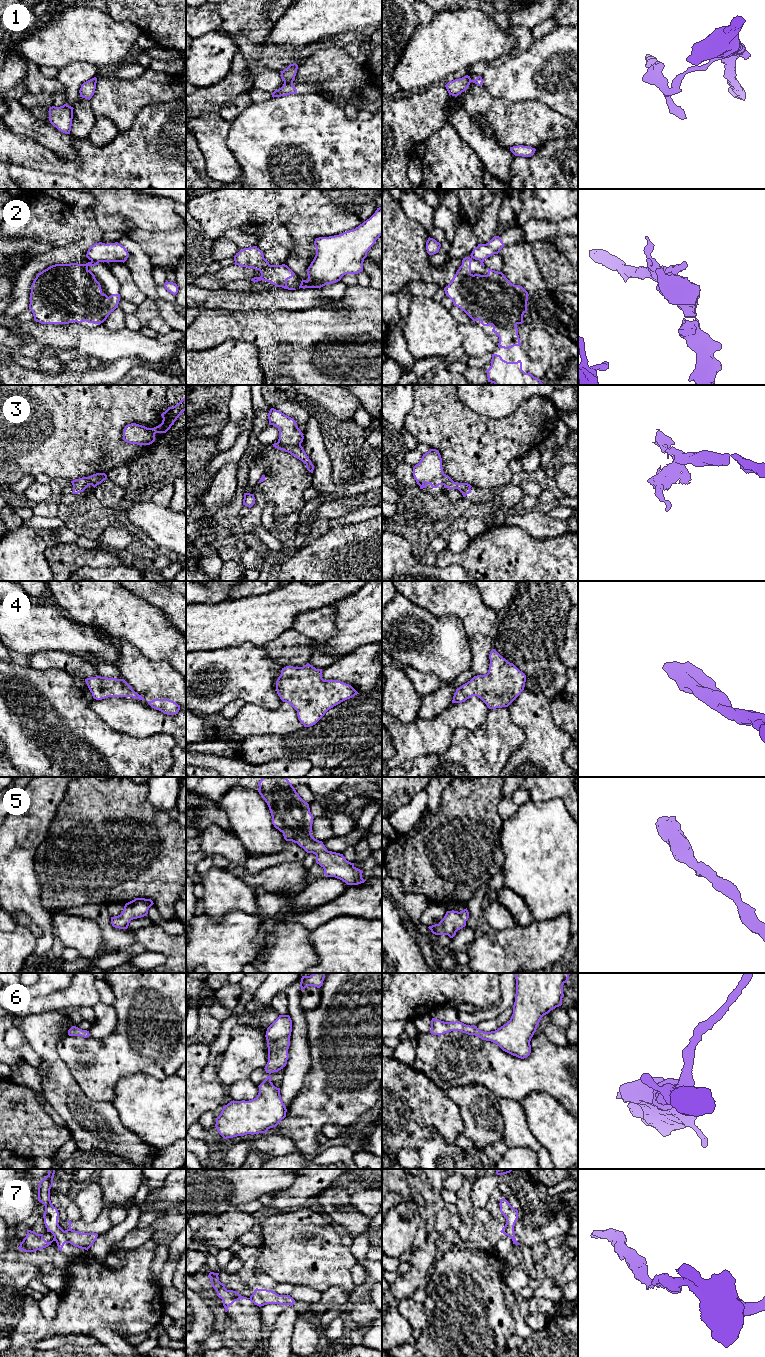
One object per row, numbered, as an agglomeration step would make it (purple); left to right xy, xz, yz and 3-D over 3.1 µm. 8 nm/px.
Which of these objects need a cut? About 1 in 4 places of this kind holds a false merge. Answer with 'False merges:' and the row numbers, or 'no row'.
False merges: 1, 2, 3, 7

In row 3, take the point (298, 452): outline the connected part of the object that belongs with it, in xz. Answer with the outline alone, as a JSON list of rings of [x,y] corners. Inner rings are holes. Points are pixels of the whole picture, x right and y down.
[[[280,443],[272,444],[275,448],[283,450],[285,452],[290,453],[291,455],[295,456],[297,459],[301,460],[305,465],[309,472],[313,473],[314,465],[312,464],[311,460],[307,456],[306,452],[304,451],[303,447],[283,447]]]

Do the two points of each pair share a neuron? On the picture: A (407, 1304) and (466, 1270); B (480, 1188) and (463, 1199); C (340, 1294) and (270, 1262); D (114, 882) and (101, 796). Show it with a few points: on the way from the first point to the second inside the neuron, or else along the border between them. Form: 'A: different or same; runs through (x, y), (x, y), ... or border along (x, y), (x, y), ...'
A: different; border along (423, 1303), (426, 1309), (426, 1326)
B: different; border along (477, 1179), (472, 1187), (471, 1202), (478, 1211)
C: different; border along (322, 1292), (333, 1287), (341, 1287), (352, 1294)
D: same; runs through (114, 861), (114, 817)

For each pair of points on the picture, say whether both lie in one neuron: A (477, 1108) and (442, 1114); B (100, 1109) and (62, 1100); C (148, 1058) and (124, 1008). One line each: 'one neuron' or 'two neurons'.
A: two neurons
B: one neuron
C: one neuron

